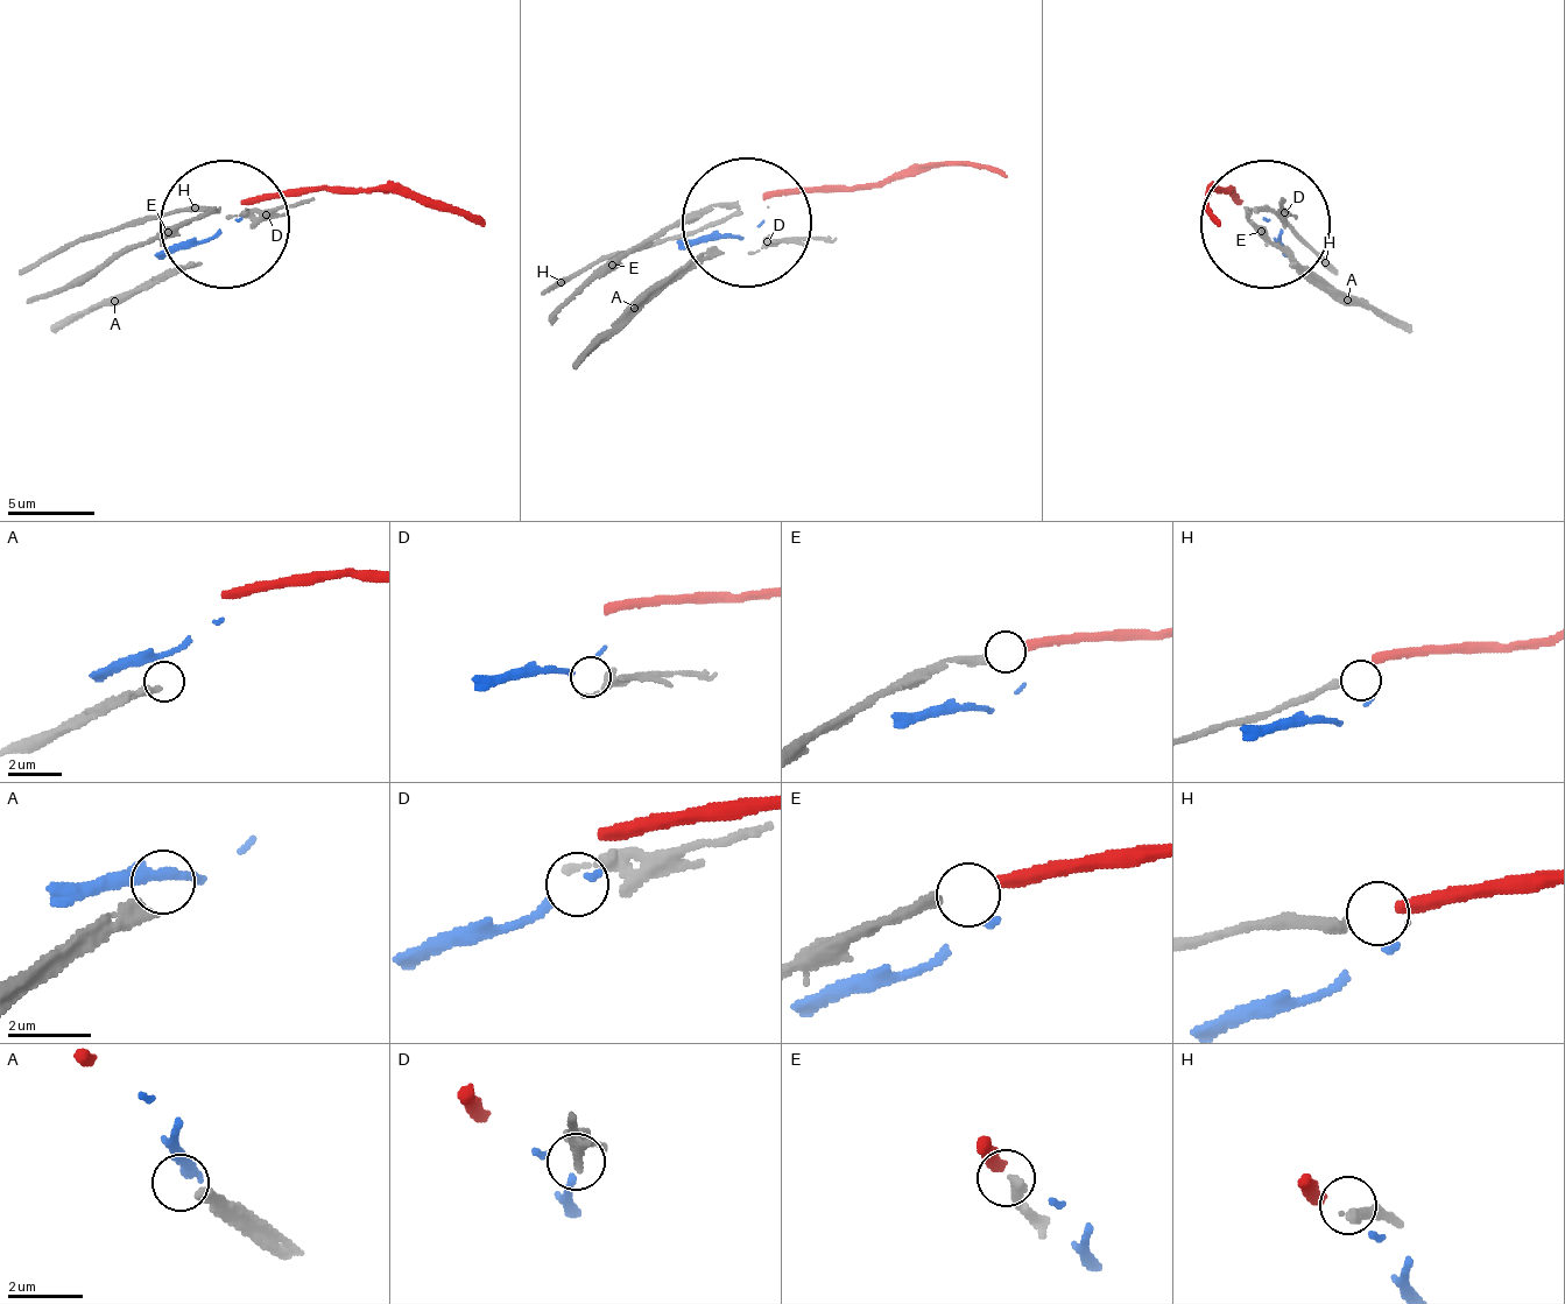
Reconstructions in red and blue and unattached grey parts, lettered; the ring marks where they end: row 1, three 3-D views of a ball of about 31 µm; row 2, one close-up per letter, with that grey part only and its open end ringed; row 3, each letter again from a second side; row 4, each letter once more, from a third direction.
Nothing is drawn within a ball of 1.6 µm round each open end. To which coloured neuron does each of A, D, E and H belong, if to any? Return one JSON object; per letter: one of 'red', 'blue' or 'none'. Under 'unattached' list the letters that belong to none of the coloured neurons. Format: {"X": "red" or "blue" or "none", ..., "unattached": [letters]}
{"A": "none", "D": "blue", "E": "red", "H": "none", "unattached": ["A", "H"]}

